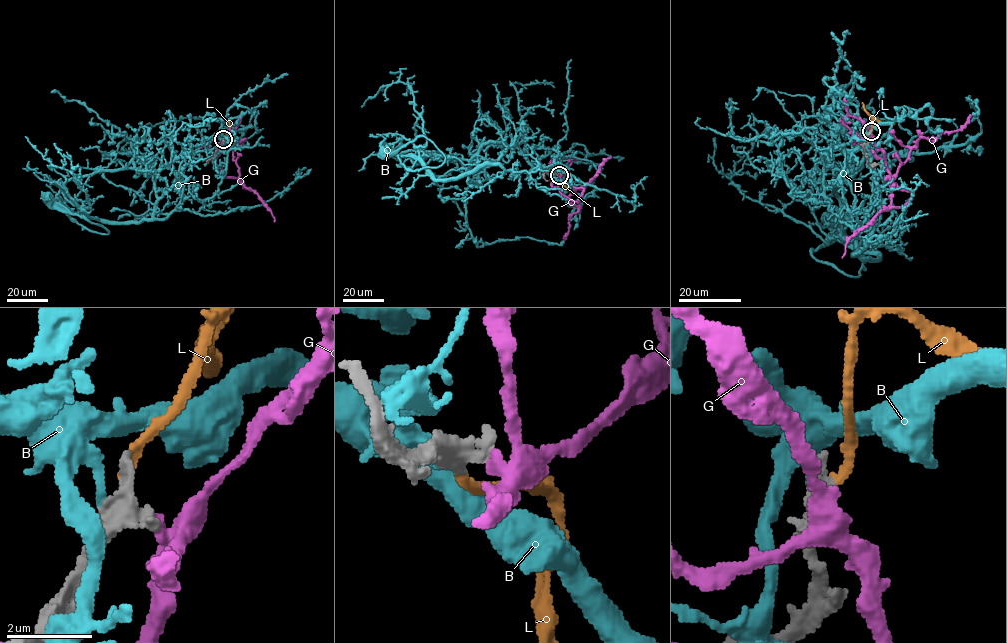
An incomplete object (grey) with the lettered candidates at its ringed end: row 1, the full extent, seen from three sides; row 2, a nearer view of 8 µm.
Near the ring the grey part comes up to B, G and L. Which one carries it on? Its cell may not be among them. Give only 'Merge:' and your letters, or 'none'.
Merge: L

